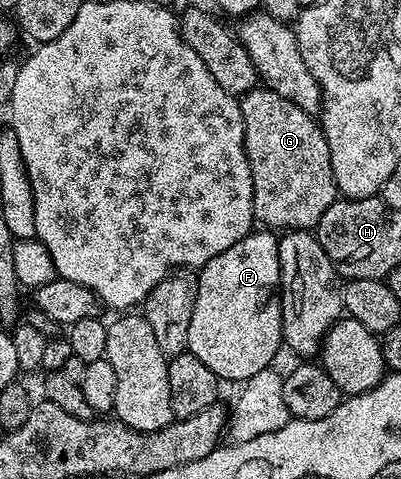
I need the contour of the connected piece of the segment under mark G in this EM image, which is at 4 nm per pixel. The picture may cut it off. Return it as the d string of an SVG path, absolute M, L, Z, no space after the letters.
M264 87L253 88L240 98L240 102L245 128L245 154L251 167L254 218L273 231L316 230L323 211L327 211L327 207L331 207L331 203L339 197L335 175L331 171L331 151L320 124L314 114L295 107L291 99L283 99L283 95L275 95L275 91Z

